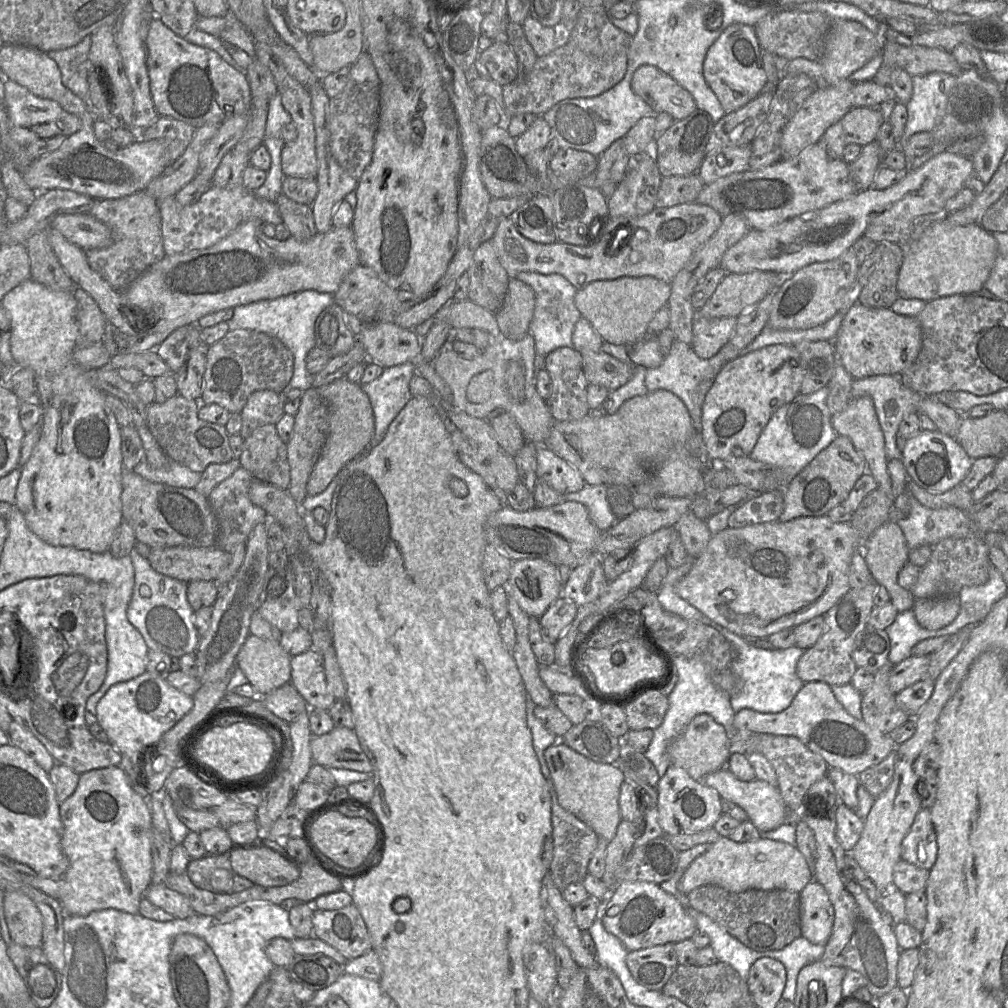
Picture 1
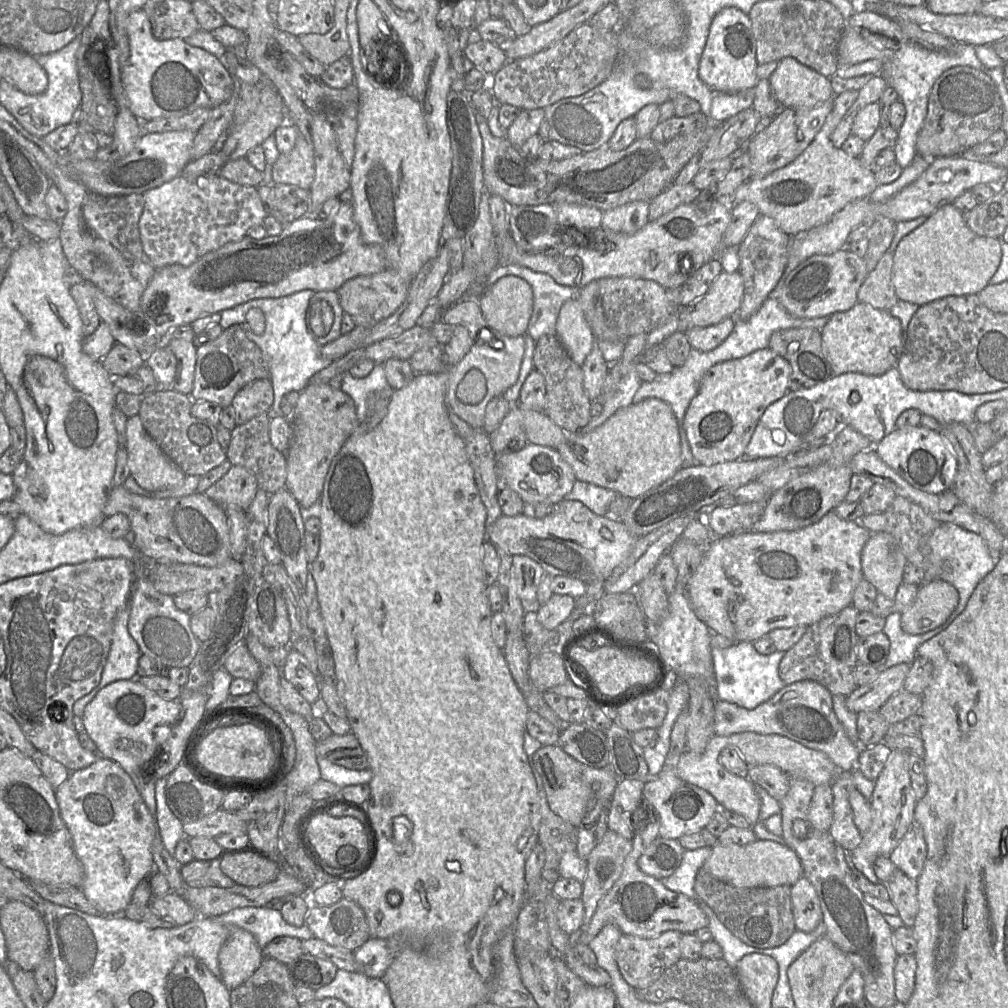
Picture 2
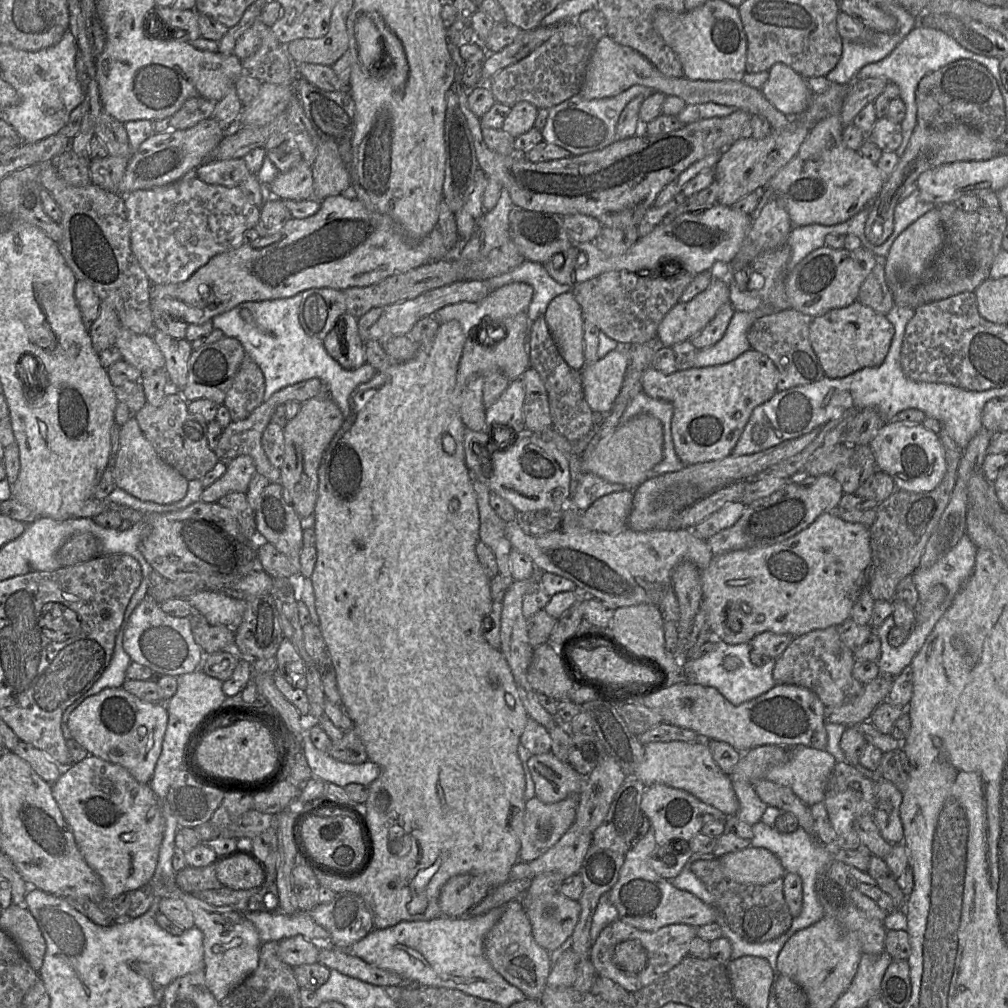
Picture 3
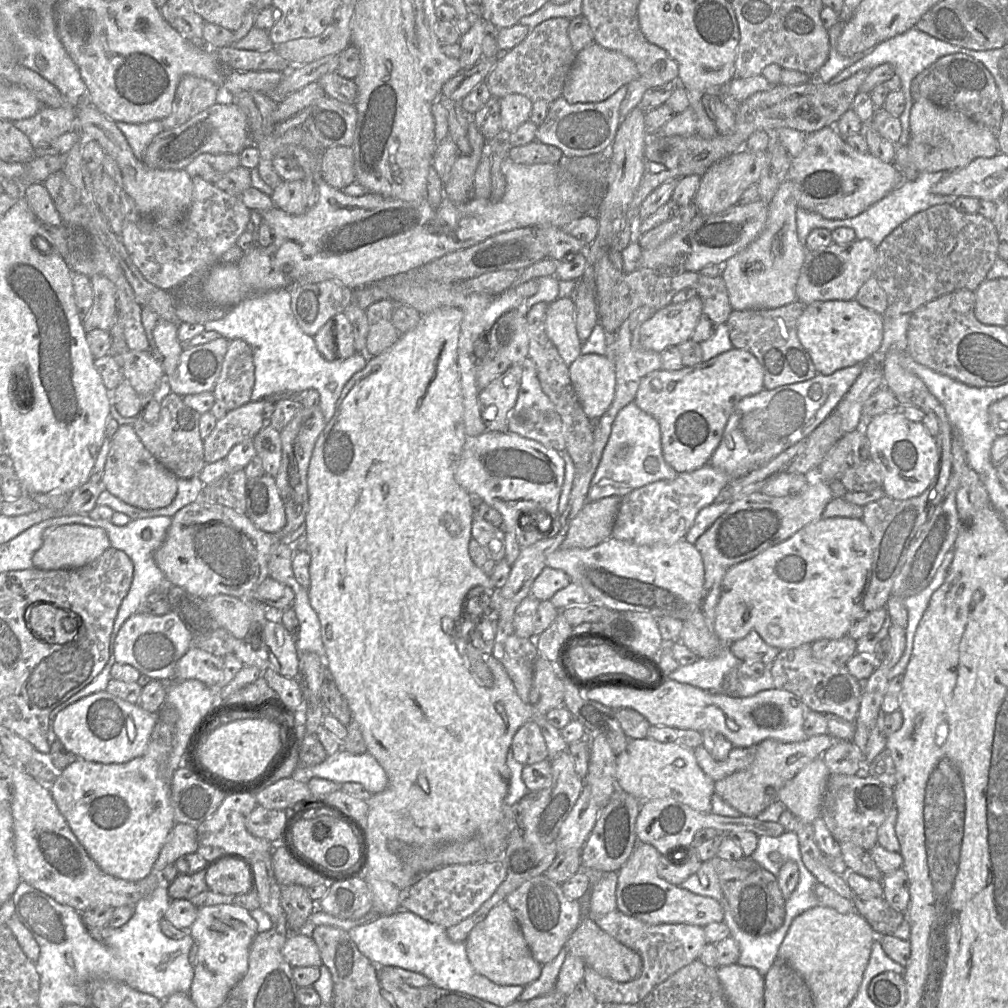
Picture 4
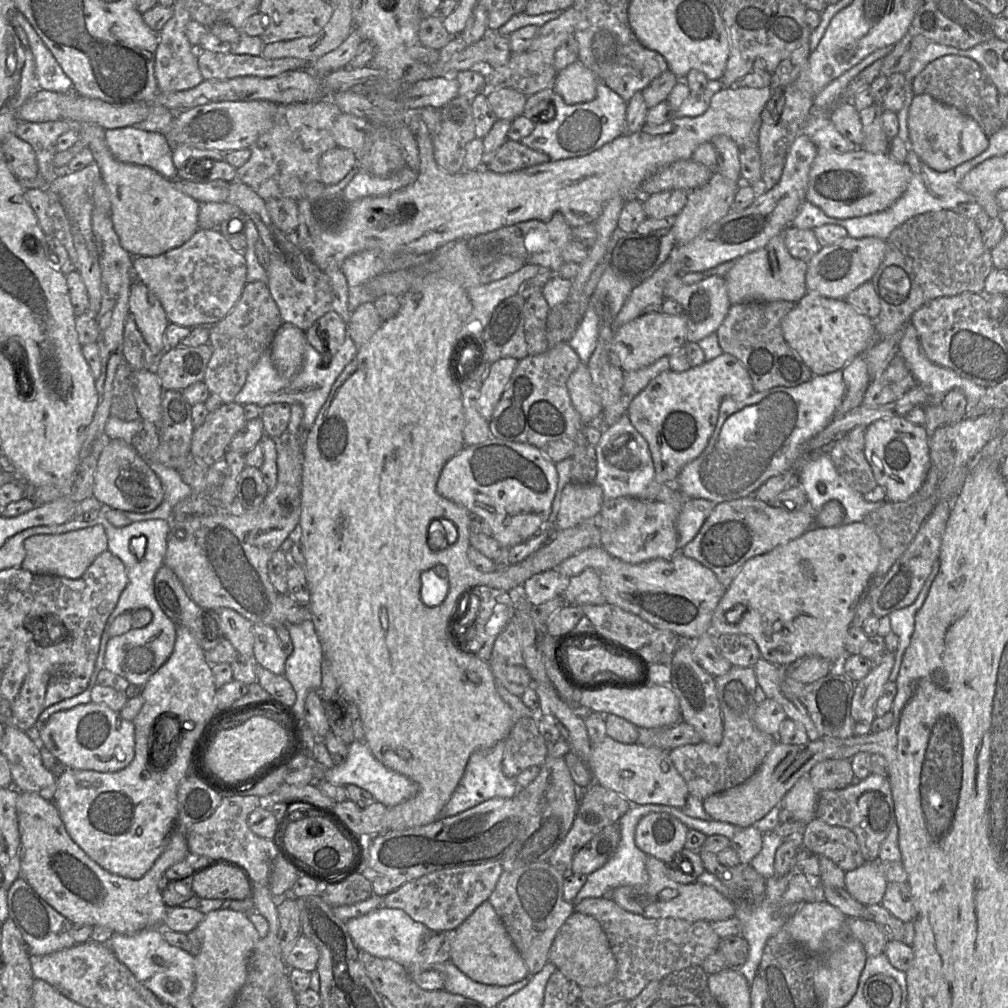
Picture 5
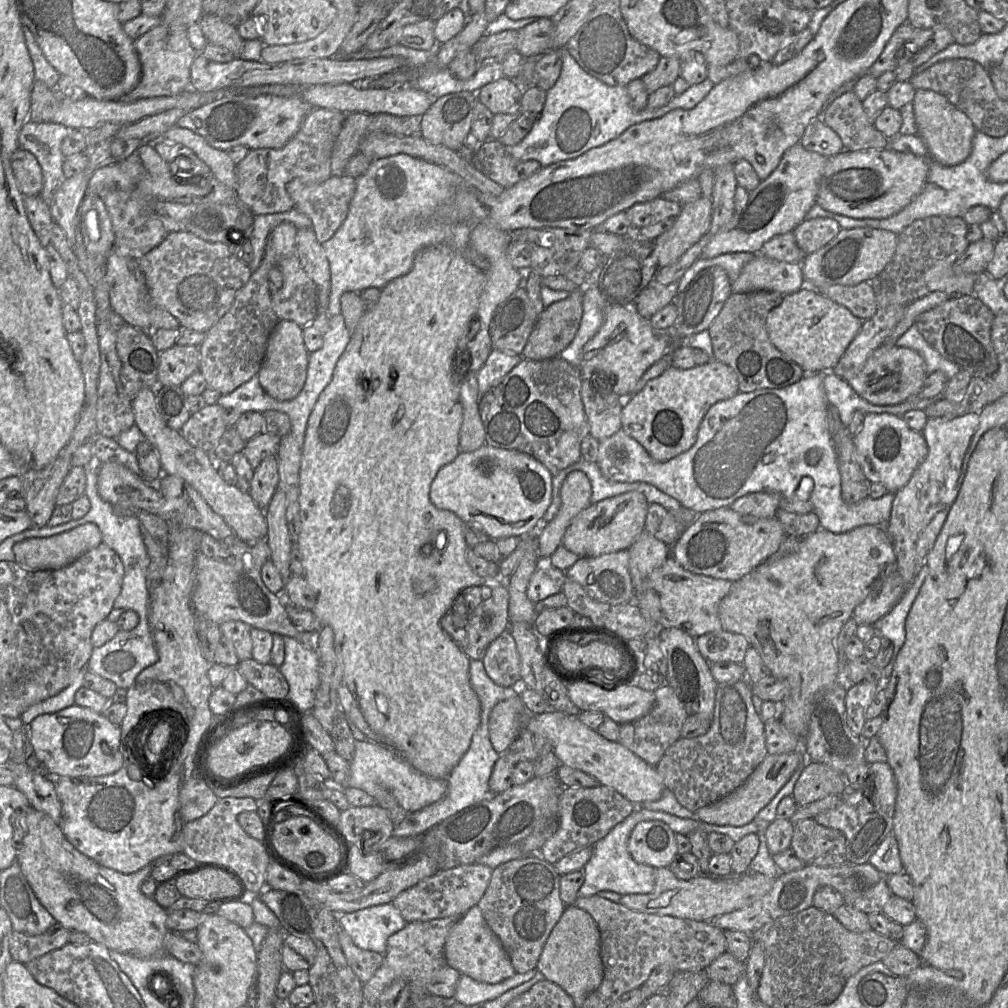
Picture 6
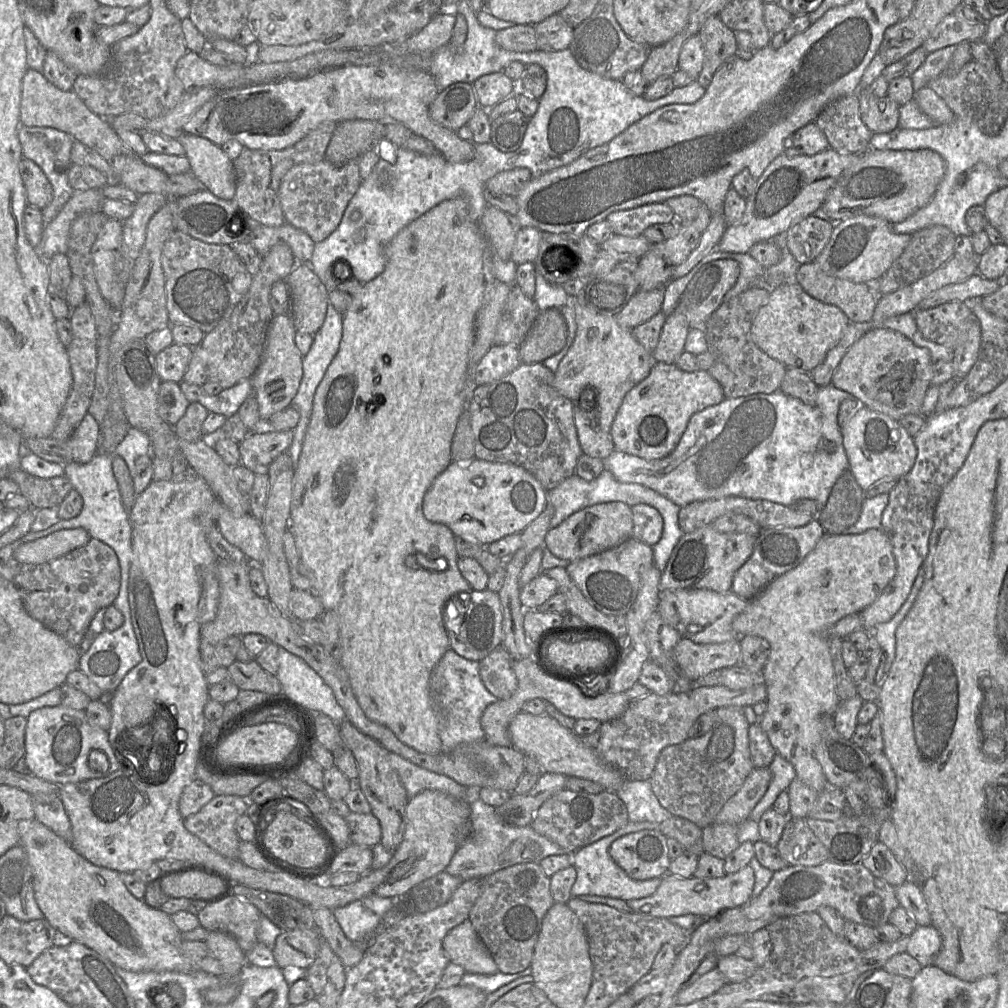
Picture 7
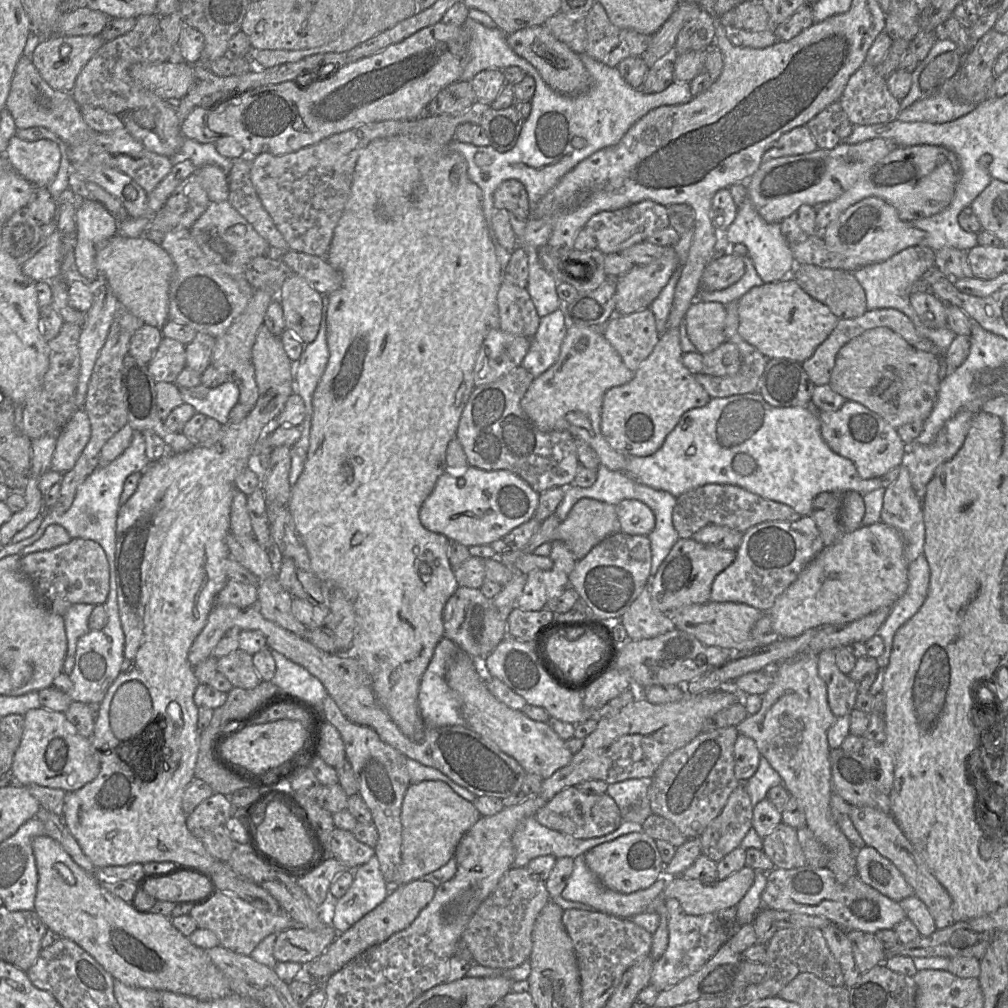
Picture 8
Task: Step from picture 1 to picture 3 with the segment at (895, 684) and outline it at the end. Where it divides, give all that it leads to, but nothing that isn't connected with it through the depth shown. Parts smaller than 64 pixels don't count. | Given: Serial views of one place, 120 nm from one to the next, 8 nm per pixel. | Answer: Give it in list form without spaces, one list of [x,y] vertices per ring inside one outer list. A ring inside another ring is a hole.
[[[880,674],[863,685],[862,692],[853,700],[840,706],[825,707],[826,723],[857,725],[868,721],[873,710],[886,701],[892,686],[892,677]]]

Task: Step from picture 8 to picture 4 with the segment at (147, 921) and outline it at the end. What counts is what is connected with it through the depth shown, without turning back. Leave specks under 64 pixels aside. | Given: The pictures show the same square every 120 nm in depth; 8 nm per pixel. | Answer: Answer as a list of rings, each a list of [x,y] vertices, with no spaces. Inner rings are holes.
[[[12,764],[10,810],[19,875],[23,882],[50,896],[59,904],[69,906],[79,913],[97,906],[135,906],[159,884],[162,871],[167,865],[174,863],[183,855],[197,852],[197,826],[176,823],[162,846],[151,872],[145,878],[130,882],[108,875],[90,858],[74,836],[53,800],[49,787],[40,784],[22,766]]]

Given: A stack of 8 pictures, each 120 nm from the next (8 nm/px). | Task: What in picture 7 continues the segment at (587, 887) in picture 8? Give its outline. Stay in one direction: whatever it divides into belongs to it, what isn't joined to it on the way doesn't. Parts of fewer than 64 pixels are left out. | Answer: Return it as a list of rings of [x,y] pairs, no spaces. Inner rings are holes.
[[[631,822],[598,841],[585,846],[573,853],[573,867],[577,871],[576,881],[571,889],[572,897],[582,895],[597,895],[603,897],[617,898],[624,901],[640,899],[651,896],[661,884],[662,877],[655,877],[648,880],[635,880],[619,867],[609,854],[611,844],[618,838],[640,830],[659,830],[659,823],[656,822]]]

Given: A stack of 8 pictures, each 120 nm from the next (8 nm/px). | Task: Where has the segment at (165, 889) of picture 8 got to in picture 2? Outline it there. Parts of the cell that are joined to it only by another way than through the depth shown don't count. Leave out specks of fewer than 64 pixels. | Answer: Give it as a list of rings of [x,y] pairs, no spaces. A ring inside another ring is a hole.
[[[240,853],[221,859],[221,871],[236,884],[257,887],[273,881],[279,872],[272,857],[260,853]]]

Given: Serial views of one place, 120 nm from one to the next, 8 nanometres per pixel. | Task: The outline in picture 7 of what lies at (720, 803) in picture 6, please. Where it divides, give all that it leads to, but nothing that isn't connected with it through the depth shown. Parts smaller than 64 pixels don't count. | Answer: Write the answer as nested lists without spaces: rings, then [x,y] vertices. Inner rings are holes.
[[[768,767],[753,768],[742,787],[721,808],[714,822],[741,824],[747,819],[766,793],[771,781]]]

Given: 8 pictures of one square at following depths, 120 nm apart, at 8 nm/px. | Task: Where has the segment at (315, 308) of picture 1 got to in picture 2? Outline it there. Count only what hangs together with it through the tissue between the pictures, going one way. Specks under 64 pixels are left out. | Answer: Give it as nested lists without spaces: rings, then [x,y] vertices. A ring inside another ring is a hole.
[[[305,289],[279,298],[253,299],[220,313],[219,325],[223,329],[228,329],[232,325],[241,325],[246,336],[259,346],[267,358],[274,391],[271,416],[283,416],[280,409],[283,397],[292,391],[303,391],[314,374],[327,368],[333,362],[322,356],[321,345],[307,330],[305,315],[314,293],[313,290]],[[254,308],[260,309],[265,317],[265,331],[262,334],[252,332],[245,322],[247,312]]]

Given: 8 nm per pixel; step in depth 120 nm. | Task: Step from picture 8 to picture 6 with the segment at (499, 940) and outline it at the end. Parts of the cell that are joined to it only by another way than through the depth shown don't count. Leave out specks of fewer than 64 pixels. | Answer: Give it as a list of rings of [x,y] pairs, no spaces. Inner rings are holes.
[[[541,855],[510,860],[493,870],[487,890],[477,904],[516,973],[536,969],[544,945],[566,908],[560,898],[560,878],[554,865]]]

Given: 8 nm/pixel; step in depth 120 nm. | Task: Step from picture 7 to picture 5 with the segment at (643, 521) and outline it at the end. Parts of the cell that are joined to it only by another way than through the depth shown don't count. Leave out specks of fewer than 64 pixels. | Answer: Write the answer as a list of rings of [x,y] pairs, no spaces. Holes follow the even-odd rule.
[[[687,498],[677,520],[679,551],[698,533],[716,503],[704,498]]]

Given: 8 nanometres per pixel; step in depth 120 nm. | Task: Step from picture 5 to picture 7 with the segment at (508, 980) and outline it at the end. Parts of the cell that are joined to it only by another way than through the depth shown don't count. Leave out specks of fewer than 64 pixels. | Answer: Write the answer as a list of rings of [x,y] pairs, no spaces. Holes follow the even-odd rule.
[[[468,918],[447,933],[442,947],[449,961],[462,966],[466,972],[485,975],[498,972],[491,953]]]

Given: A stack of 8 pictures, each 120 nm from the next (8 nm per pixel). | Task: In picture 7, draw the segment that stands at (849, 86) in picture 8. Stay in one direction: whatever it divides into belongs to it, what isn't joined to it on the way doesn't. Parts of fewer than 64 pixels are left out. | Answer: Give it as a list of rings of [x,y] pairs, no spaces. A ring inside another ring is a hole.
[[[868,88],[857,92],[860,117],[873,133],[888,133],[898,127],[900,106],[888,95],[877,97]]]

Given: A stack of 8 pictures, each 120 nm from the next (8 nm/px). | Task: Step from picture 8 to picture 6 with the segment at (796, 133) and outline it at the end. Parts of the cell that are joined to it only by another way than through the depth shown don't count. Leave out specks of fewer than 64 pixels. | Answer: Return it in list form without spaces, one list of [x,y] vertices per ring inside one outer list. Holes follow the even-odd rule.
[[[821,117],[810,121],[799,142],[806,150],[826,157],[834,156],[844,149],[841,138]]]

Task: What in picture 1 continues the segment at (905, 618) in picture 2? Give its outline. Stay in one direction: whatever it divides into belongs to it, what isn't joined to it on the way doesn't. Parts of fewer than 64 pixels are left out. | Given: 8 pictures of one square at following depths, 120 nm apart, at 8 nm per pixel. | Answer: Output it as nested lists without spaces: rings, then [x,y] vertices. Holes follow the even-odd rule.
[[[957,596],[918,599],[911,611],[922,628],[937,630],[956,617],[959,612],[959,599]]]

